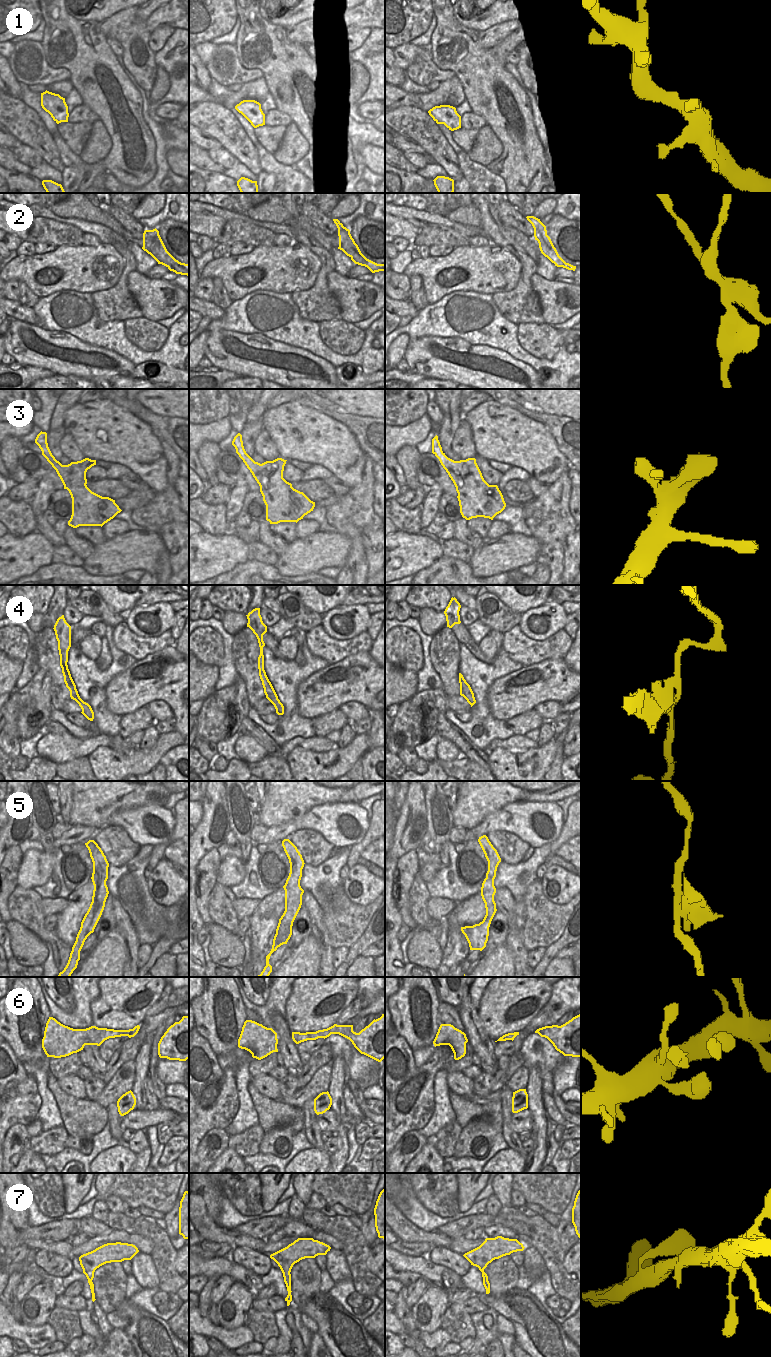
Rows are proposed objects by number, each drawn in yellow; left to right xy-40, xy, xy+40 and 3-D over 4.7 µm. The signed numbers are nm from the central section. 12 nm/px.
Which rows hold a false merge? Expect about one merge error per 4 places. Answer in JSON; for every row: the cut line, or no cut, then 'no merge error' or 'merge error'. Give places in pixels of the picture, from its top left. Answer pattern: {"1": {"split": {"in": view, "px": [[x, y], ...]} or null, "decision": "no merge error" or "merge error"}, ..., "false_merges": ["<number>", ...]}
{"1": {"split": null, "decision": "no merge error"}, "2": {"split": {"in": "xy-40", "px": [[161, 240], [155, 241], [150, 249], [150, 253], [155, 258]]}, "decision": "merge error"}, "3": {"split": null, "decision": "no merge error"}, "4": {"split": null, "decision": "no merge error"}, "5": {"split": {"in": "xy+40", "px": [[490, 921], [485, 919], [479, 924]]}, "decision": "merge error"}, "6": {"split": null, "decision": "no merge error"}, "7": {"split": null, "decision": "no merge error"}, "false_merges": ["2", "5"]}

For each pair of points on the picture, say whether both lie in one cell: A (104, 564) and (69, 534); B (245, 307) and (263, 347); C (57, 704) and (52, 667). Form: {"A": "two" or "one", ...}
{"A": "two", "B": "two", "C": "one"}

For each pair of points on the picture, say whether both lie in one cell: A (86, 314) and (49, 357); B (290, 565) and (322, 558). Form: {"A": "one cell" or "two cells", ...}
{"A": "two cells", "B": "one cell"}

